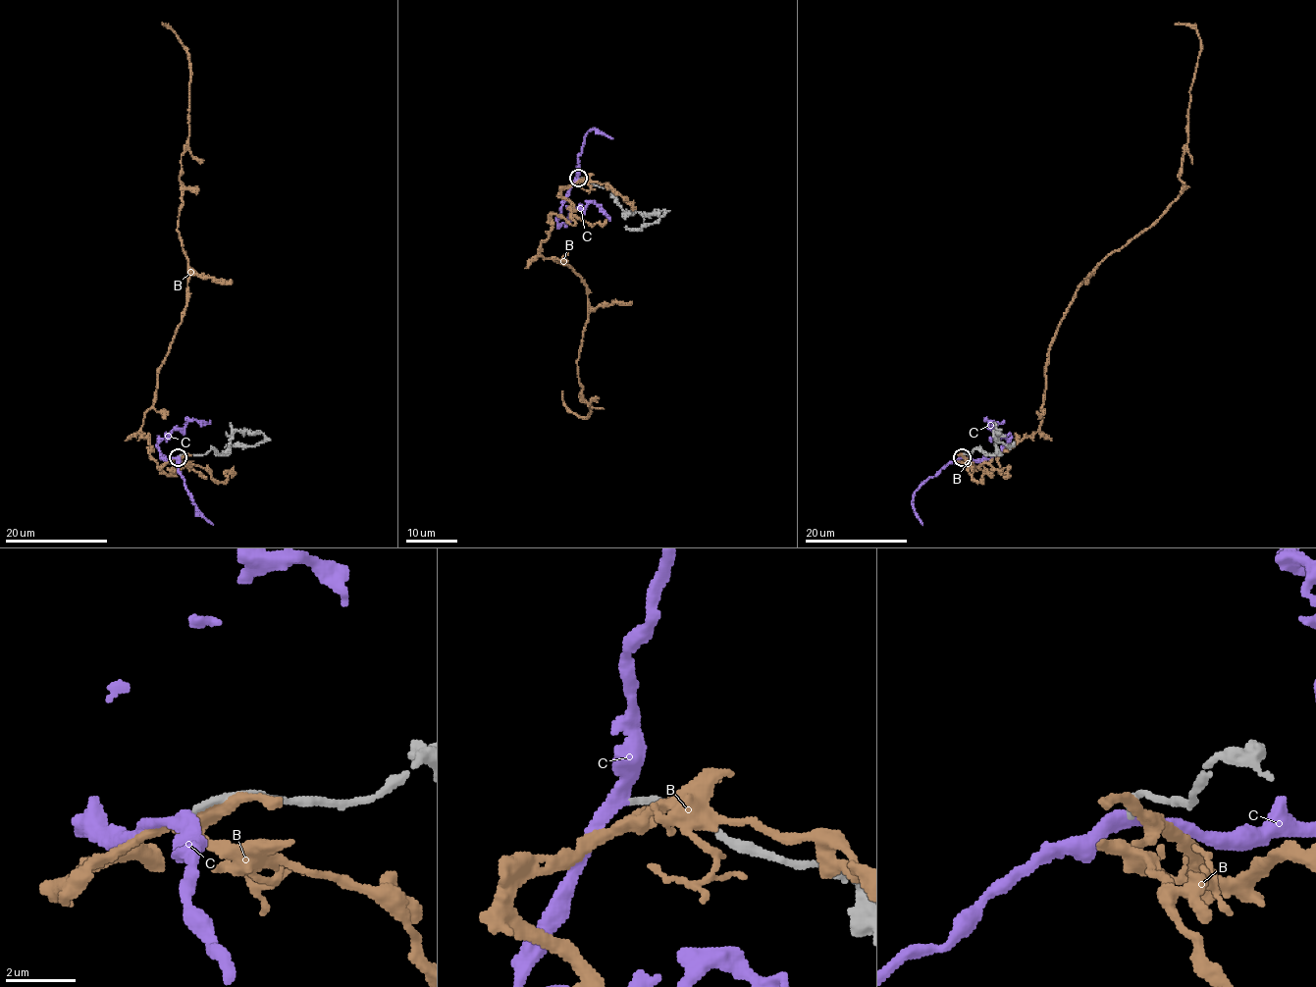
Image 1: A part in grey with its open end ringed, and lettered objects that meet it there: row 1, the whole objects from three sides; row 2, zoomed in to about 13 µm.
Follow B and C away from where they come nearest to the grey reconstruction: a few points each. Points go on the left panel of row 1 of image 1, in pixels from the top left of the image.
B: (184, 454), (162, 466), (171, 463), (169, 475), (139, 430), (185, 304), (177, 231), (189, 63), (162, 23)
C: (179, 457), (164, 459), (158, 444), (173, 429), (181, 429), (189, 420), (202, 422), (210, 420)

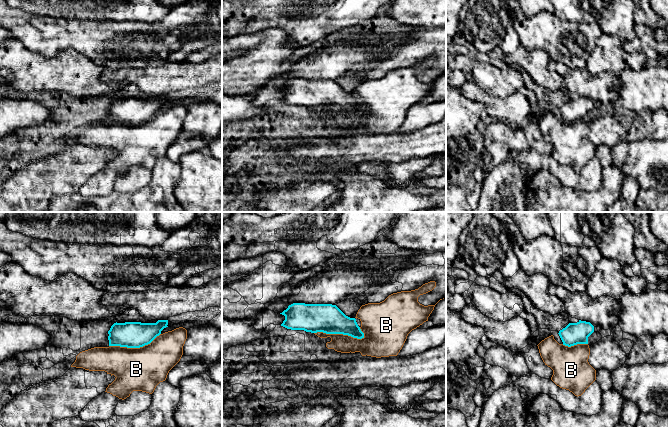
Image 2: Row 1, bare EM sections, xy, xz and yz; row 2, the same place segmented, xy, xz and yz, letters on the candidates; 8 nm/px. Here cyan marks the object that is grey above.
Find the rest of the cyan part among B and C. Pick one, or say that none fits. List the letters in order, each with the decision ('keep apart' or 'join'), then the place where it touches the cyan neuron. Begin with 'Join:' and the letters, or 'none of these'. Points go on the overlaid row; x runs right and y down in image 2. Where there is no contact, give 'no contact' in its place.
Join: C
B: keep apart; contact xz (339, 333)
C: join; no contact

